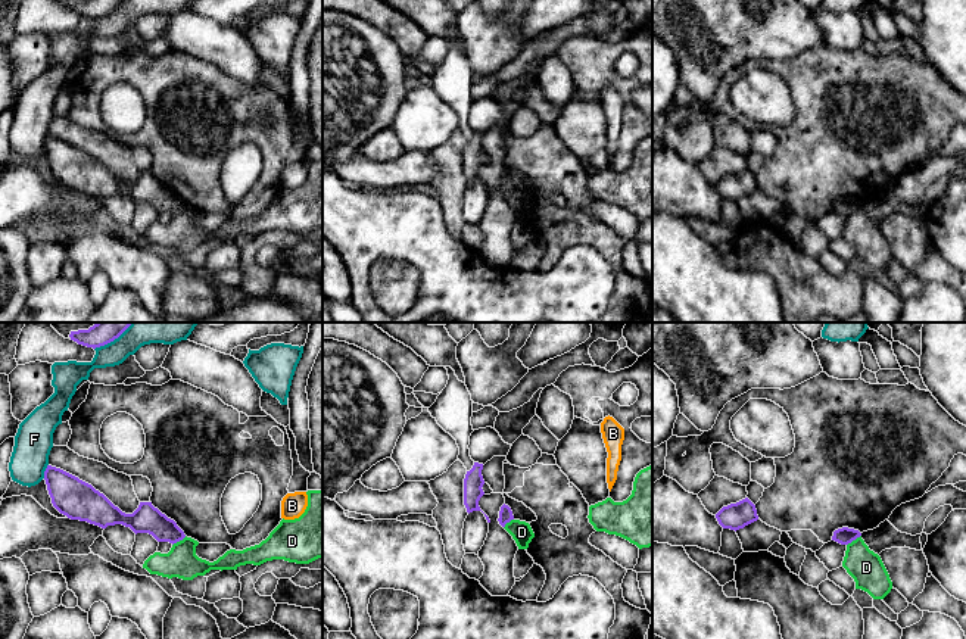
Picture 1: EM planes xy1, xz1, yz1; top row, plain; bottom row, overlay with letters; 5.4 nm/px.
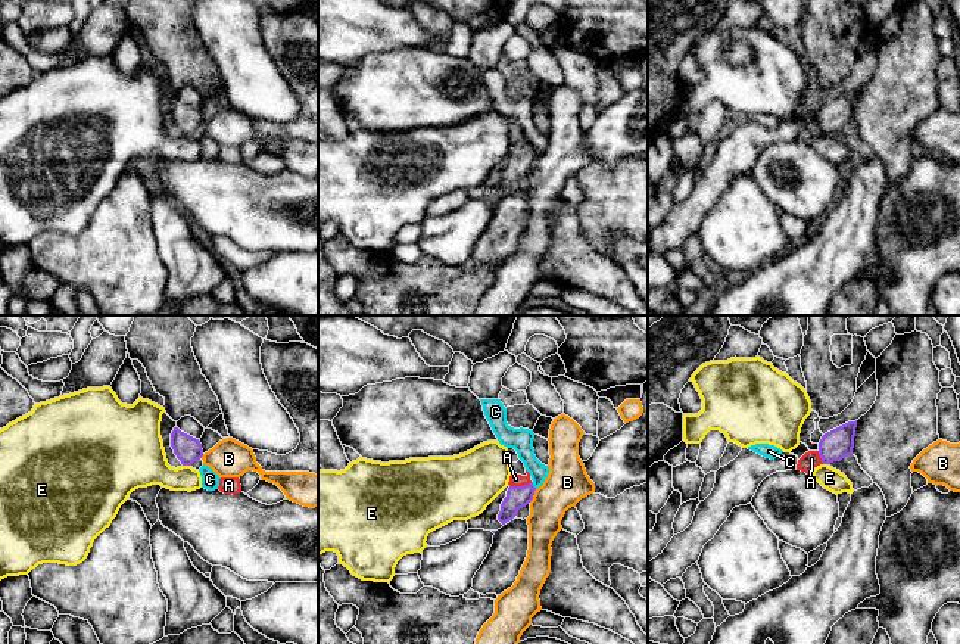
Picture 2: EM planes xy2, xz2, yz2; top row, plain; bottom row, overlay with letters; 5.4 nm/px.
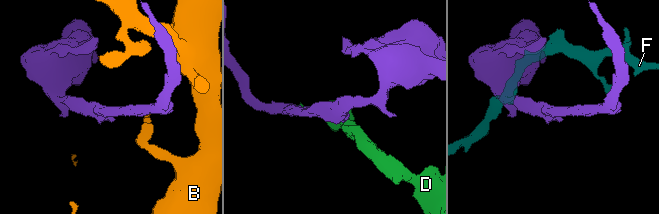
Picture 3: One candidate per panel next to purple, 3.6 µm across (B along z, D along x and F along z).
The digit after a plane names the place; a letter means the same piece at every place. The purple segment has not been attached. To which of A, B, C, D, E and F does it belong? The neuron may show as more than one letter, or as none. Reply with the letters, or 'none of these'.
A

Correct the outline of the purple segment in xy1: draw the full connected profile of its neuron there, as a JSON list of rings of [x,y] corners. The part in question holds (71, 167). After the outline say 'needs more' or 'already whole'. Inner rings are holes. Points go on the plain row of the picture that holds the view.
[[[47,135],[44,150],[53,177],[71,190],[87,191],[102,199],[122,194],[135,205],[149,203],[158,212],[172,215],[186,208],[177,193],[155,178],[152,172],[140,172],[133,184],[125,184],[91,155],[60,138]]] | already whole

